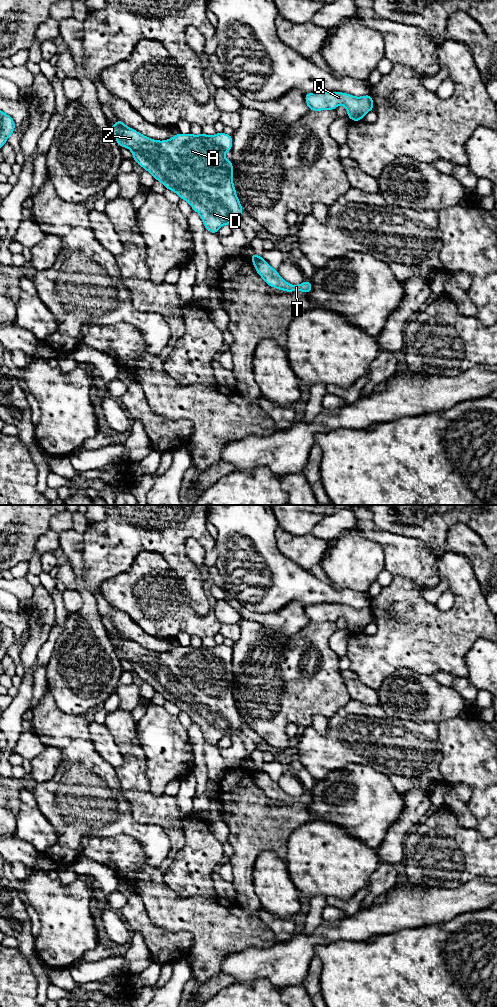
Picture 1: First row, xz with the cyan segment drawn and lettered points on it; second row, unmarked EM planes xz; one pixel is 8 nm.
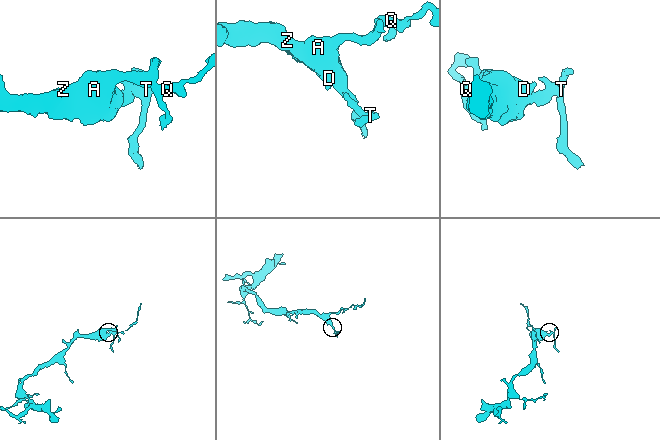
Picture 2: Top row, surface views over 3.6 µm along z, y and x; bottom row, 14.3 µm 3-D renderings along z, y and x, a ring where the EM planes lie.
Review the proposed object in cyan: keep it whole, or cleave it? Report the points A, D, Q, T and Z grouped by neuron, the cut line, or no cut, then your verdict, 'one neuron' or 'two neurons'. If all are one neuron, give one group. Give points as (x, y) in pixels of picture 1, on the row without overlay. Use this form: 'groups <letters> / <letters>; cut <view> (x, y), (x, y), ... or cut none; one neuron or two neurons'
groups A D Q Z / T; cut xz (262, 770), (253, 773); two neurons

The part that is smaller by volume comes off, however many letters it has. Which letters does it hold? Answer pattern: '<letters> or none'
T

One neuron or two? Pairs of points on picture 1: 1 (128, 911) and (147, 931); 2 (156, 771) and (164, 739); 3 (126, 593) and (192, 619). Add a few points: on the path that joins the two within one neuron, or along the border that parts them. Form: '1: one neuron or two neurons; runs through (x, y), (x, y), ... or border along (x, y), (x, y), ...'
1: one neuron; runs through (133, 916), (143, 926)
2: one neuron; runs through (159, 763), (160, 747)
3: one neuron; runs through (142, 604), (159, 607), (166, 613), (176, 615)

